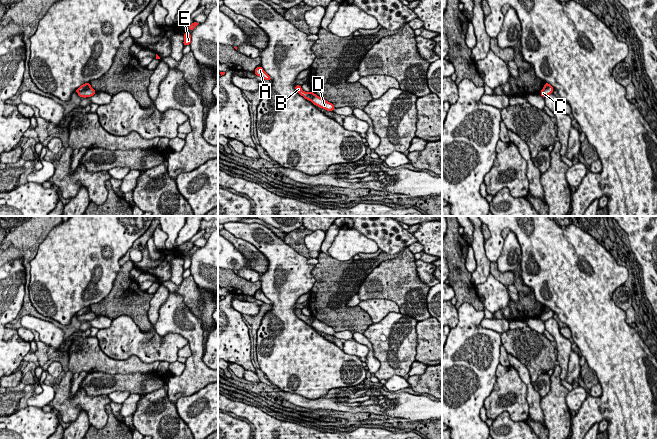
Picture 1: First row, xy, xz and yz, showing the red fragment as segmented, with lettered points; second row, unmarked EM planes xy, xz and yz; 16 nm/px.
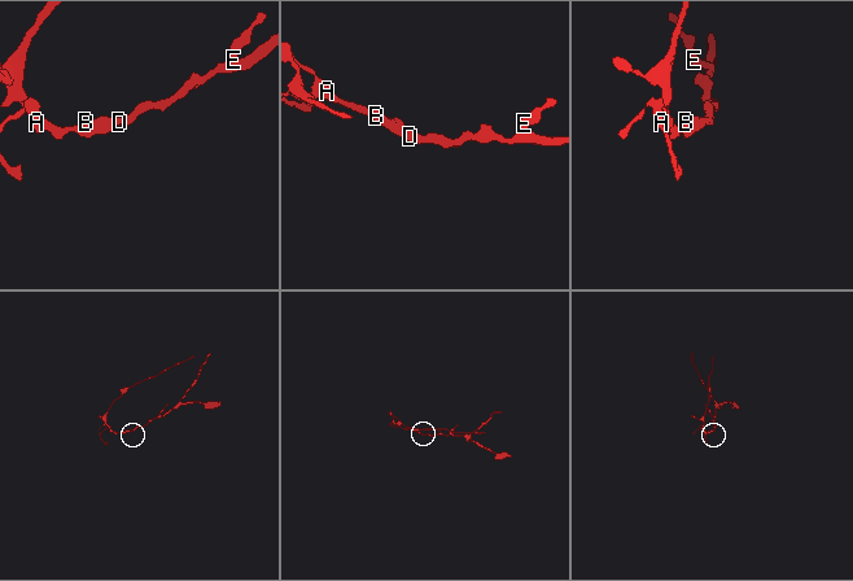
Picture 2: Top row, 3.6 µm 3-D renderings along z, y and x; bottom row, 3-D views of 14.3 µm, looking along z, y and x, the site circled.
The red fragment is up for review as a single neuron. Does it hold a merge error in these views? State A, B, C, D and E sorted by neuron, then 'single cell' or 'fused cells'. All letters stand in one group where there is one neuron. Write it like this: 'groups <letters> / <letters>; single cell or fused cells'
groups A B / C D E; fused cells

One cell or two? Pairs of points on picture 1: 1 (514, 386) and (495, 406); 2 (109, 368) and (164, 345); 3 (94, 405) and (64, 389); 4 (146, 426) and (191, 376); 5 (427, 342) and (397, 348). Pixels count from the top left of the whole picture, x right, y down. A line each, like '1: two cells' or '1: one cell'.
1: one cell
2: two cells
3: one cell
4: two cells
5: two cells

